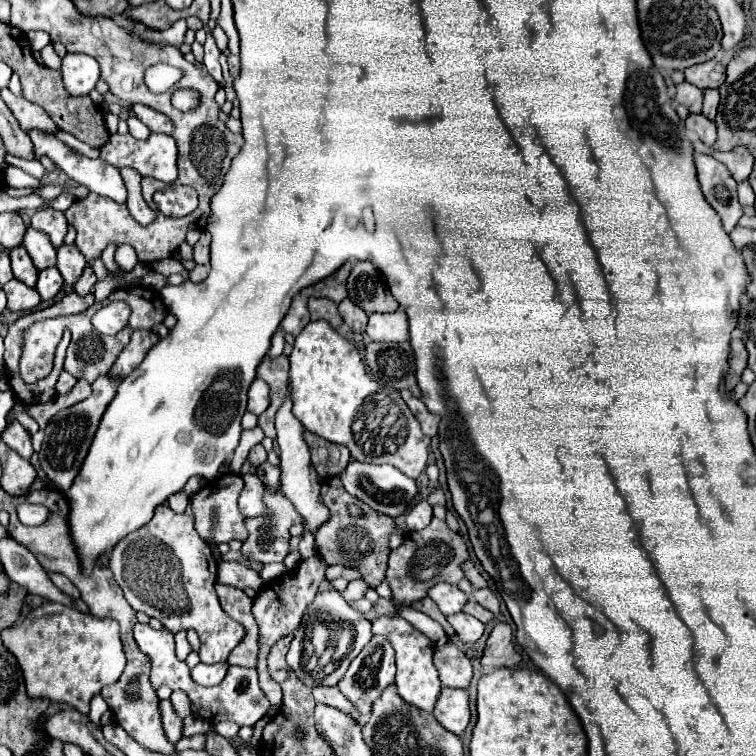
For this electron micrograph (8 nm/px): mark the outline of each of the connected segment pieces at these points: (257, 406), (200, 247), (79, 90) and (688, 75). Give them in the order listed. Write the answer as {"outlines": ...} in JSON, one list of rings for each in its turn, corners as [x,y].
{"outlines":[[[[255,379],[249,387],[249,403],[247,403],[247,409],[255,415],[261,415],[269,405],[269,387],[263,379]]],[[[207,231],[201,233],[199,241],[193,245],[193,261],[195,263],[209,263],[209,243],[211,243],[211,235]]],[[[67,53],[61,65],[65,89],[71,95],[89,93],[99,81],[99,63],[83,53]]],[[[717,59],[693,65],[691,69],[685,69],[685,79],[699,89],[717,89],[725,81],[725,65]]]]}

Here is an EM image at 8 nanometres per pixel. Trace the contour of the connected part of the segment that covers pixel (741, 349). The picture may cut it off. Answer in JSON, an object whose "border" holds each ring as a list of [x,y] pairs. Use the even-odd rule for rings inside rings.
{"border":[[[741,339],[731,341],[731,355],[729,355],[729,373],[725,377],[727,391],[733,391],[735,385],[741,381],[741,373],[747,367],[747,349]]]}

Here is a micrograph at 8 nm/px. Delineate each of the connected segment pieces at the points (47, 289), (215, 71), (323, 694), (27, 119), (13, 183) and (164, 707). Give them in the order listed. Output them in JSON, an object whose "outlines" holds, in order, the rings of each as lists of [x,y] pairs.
{"outlines":[[[[49,267],[39,271],[39,281],[37,281],[37,291],[41,299],[53,299],[63,287],[63,277],[57,267]]],[[[207,33],[207,41],[205,41],[205,59],[203,59],[203,65],[207,67],[207,71],[211,73],[211,77],[221,83],[223,81],[223,75],[221,75],[221,63],[219,63],[219,49],[215,45],[215,39],[211,33]]],[[[315,687],[313,689],[313,697],[315,697],[317,703],[325,703],[325,705],[331,705],[331,707],[343,711],[343,713],[353,715],[355,721],[361,719],[357,709],[351,705],[351,701],[347,697],[343,697],[343,693],[337,687]]],[[[1,89],[1,97],[7,103],[7,107],[15,113],[15,117],[19,119],[23,129],[37,127],[37,129],[51,131],[51,133],[59,131],[59,127],[53,123],[53,119],[39,105],[35,105],[35,103],[23,99],[23,97],[13,95],[9,89]]],[[[10,165],[5,169],[5,181],[7,181],[8,186],[14,188],[31,187],[37,189],[41,185],[33,176],[25,173],[18,167]]],[[[159,701],[159,711],[161,711],[163,731],[165,731],[167,741],[177,743],[177,741],[181,739],[181,729],[183,729],[183,723],[181,723],[181,719],[175,715],[171,701]]]]}

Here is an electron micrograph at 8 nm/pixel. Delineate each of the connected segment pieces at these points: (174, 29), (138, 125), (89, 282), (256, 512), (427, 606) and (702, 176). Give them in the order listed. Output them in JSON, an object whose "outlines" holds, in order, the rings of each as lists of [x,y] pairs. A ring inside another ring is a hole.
{"outlines":[[[[179,19],[179,21],[177,21],[175,25],[171,25],[167,31],[153,31],[153,29],[147,29],[147,27],[141,25],[141,23],[131,23],[131,25],[133,25],[135,35],[143,37],[145,41],[159,43],[159,45],[183,45],[183,37],[185,37],[185,31],[187,31],[185,19]]],[[[129,117],[129,119],[127,119],[127,125],[129,125],[129,133],[131,133],[135,139],[147,139],[149,133],[151,133],[137,117]]],[[[85,267],[85,271],[83,271],[83,275],[79,277],[79,281],[73,285],[73,287],[75,287],[75,293],[77,293],[77,295],[87,295],[87,293],[91,293],[95,281],[97,281],[97,277],[95,277],[93,269],[91,269],[91,267]]],[[[248,460],[241,467],[241,477],[245,481],[245,489],[239,497],[239,509],[245,517],[266,516],[268,514],[267,505],[263,501],[265,487],[261,479],[257,477],[257,469]]],[[[425,597],[425,599],[421,599],[421,601],[415,601],[415,605],[413,605],[415,609],[419,609],[419,611],[423,611],[425,615],[429,615],[431,619],[435,619],[437,623],[441,623],[441,627],[445,629],[445,633],[451,637],[451,635],[455,635],[455,631],[453,631],[453,627],[447,623],[447,619],[443,617],[443,613],[439,611],[439,607],[435,605],[435,601],[431,599],[431,597]]],[[[695,153],[695,163],[705,199],[719,213],[725,231],[731,233],[741,215],[745,213],[737,197],[737,181],[731,177],[725,165],[709,155]]]]}

